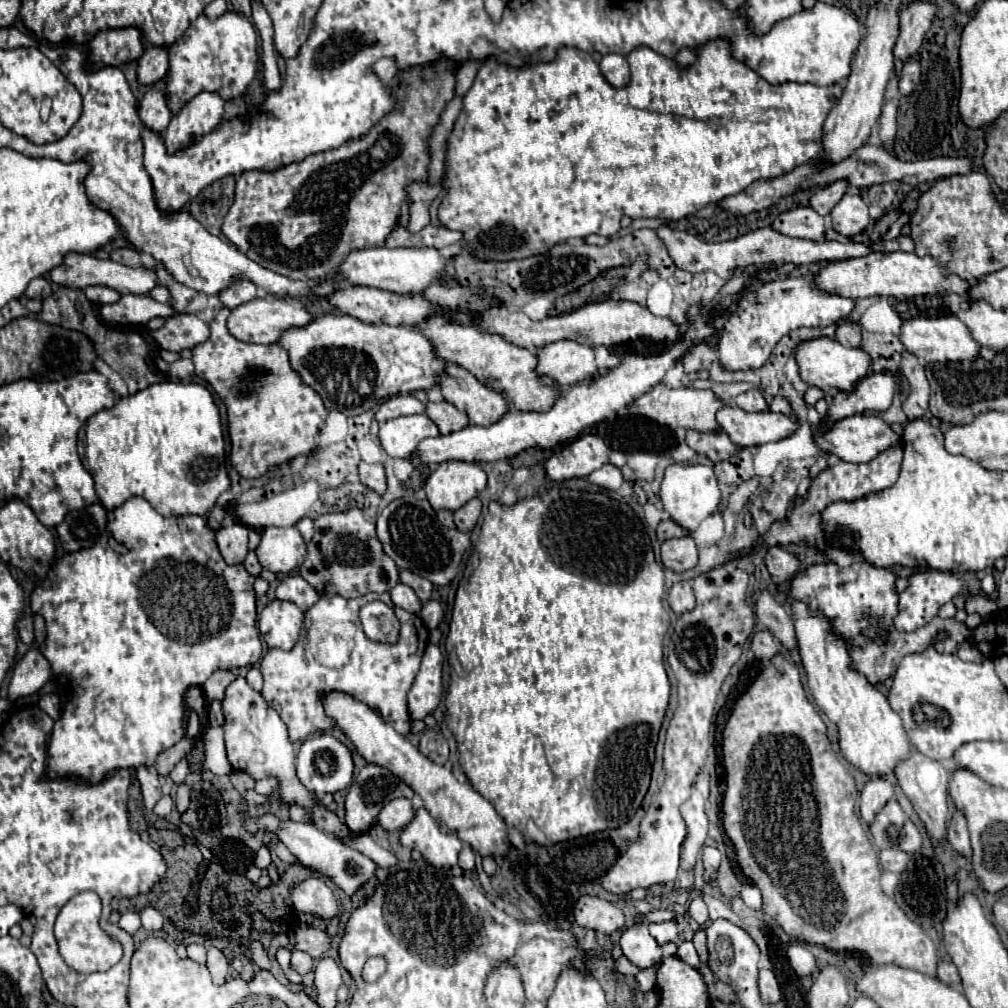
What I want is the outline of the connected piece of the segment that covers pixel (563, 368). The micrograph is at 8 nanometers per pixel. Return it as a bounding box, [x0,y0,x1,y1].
[538,341,598,387]

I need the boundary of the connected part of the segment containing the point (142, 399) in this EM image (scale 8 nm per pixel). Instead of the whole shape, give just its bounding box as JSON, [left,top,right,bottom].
[78,383,230,515]

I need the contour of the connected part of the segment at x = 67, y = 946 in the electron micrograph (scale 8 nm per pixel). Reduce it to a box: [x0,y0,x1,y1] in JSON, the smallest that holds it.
[56,891,122,973]

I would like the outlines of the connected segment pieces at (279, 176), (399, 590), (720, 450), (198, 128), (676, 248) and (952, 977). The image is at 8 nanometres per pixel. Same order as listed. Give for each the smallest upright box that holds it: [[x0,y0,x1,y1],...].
[[222,61,456,279],[390,583,422,615],[686,431,740,461],[164,93,224,151],[658,225,874,279],[938,961,960,985]]

